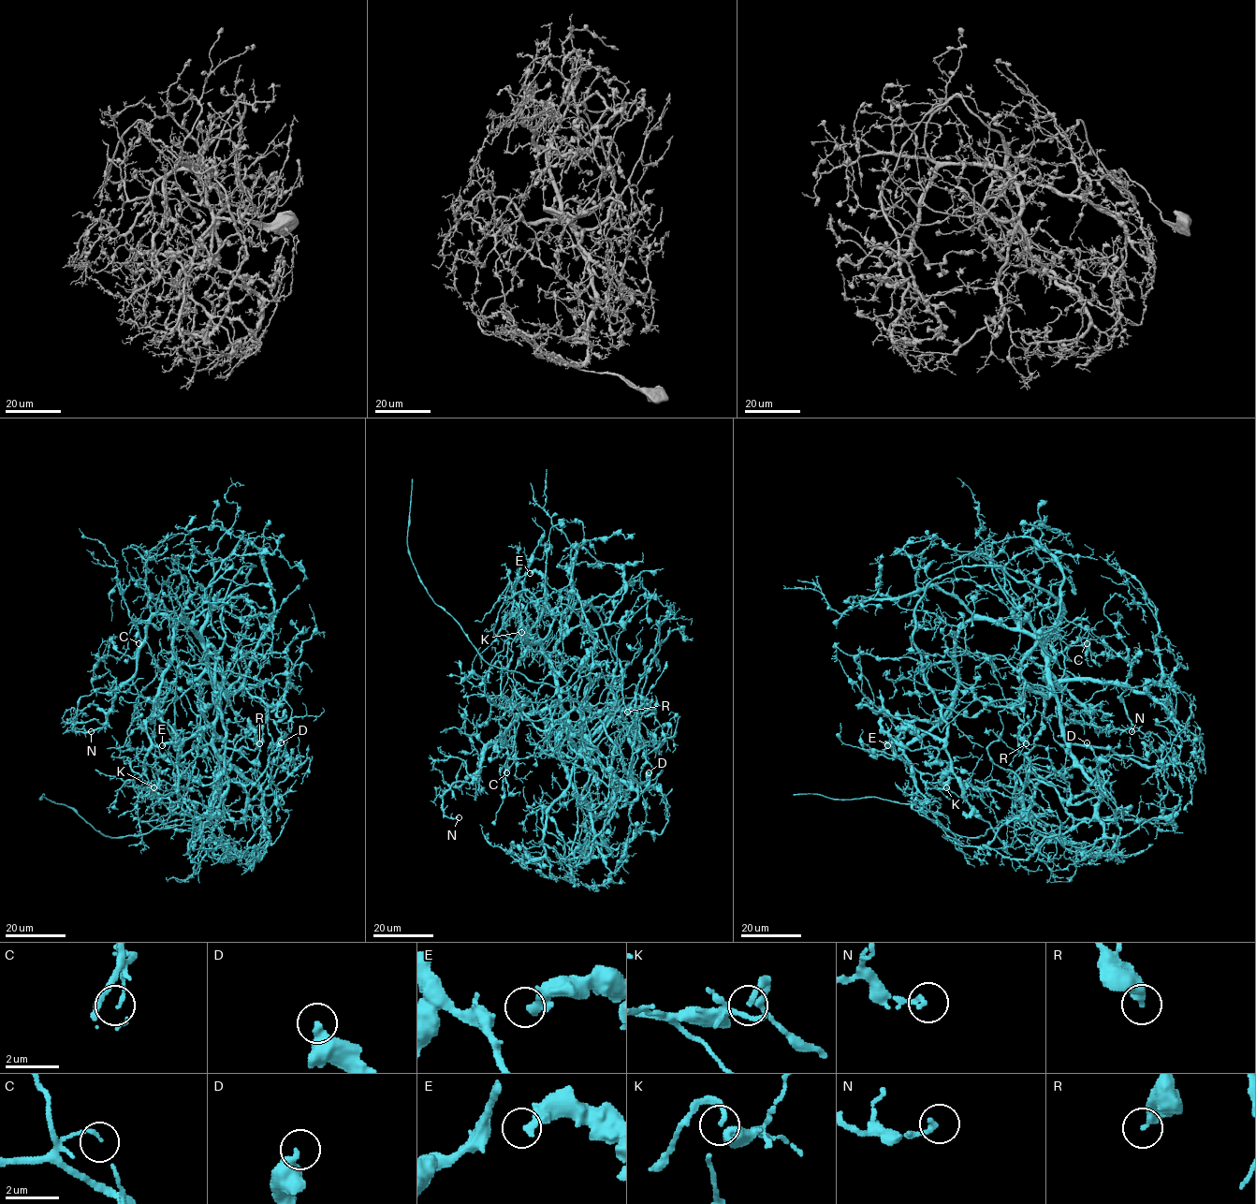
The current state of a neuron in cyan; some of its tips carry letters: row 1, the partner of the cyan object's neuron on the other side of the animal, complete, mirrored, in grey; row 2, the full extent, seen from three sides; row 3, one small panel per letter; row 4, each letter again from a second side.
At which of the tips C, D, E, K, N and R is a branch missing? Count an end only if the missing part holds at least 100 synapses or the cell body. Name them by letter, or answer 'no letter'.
no letter

